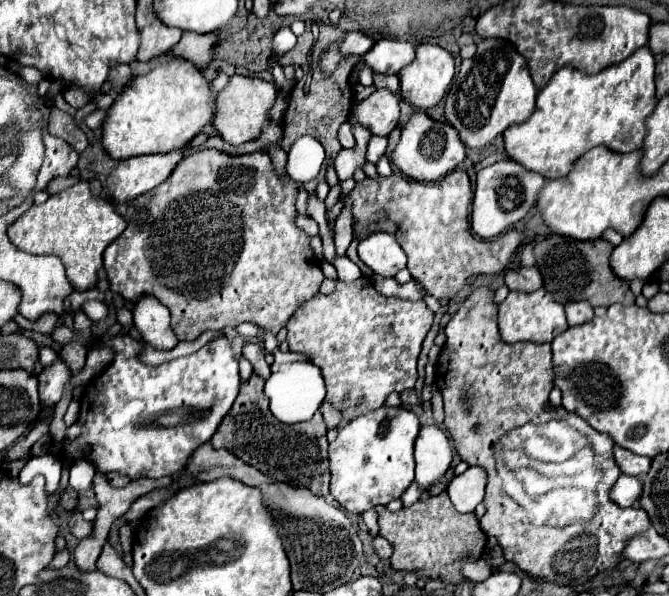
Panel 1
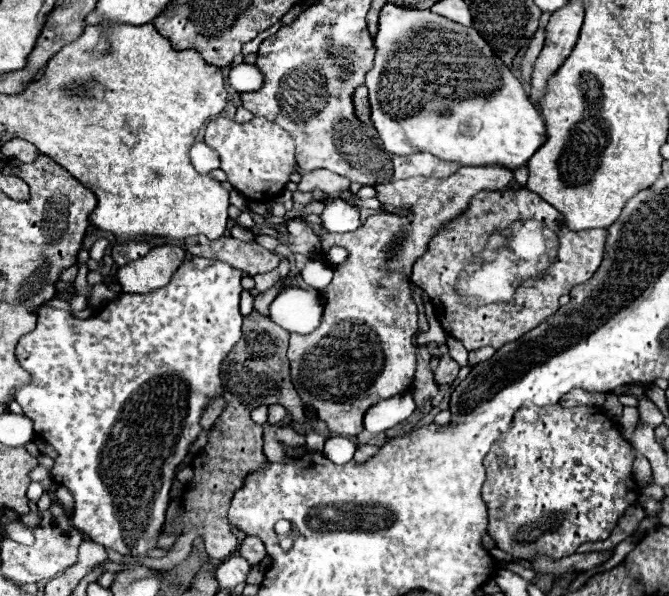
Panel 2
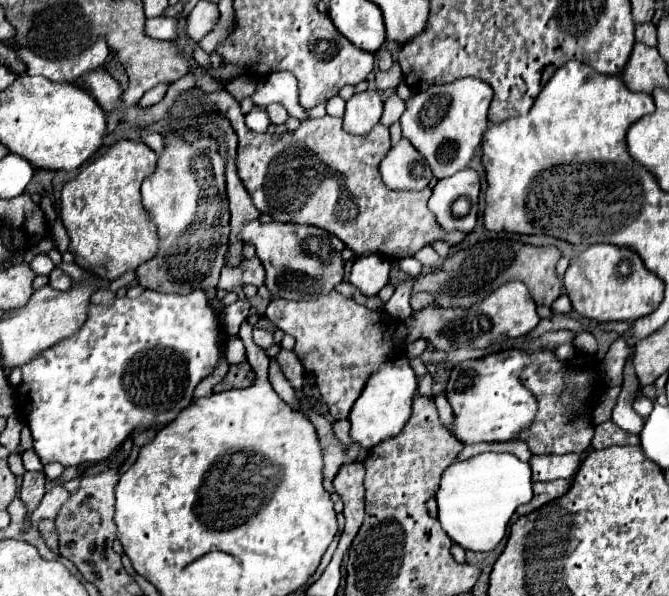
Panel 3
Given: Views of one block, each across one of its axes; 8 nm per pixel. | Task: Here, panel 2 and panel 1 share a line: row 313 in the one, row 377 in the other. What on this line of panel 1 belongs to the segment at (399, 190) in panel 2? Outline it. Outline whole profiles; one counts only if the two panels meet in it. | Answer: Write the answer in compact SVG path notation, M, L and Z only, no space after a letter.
M364 276L354 280L354 282L340 282L338 280L336 282L336 290L332 294L328 294L328 296L314 294L306 304L302 304L302 308L298 308L292 314L292 318L288 320L288 326L286 326L288 328L288 346L290 346L292 352L304 352L304 354L310 356L310 362L316 364L322 370L322 376L324 376L324 382L326 382L326 390L328 390L326 400L332 402L334 406L340 406L344 410L344 418L352 420L352 418L356 418L356 416L360 416L364 412L380 408L390 392L402 392L406 388L414 388L414 384L416 384L416 360L418 360L418 354L420 354L420 346L422 346L428 330L432 328L432 318L434 318L432 310L422 300L404 300L404 298L398 298L398 296L378 294L374 290L374 286L370 284L370 280L364 278Z

